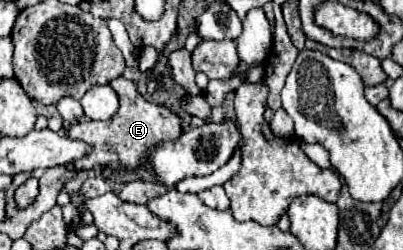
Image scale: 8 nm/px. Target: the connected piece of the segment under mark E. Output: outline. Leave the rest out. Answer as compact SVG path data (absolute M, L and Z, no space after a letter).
M115 78L111 82L111 88L119 94L119 112L105 122L79 122L71 128L67 128L69 138L75 140L83 140L89 142L93 146L93 154L89 154L89 158L83 158L81 162L75 162L77 170L91 170L95 166L103 166L103 168L141 168L141 160L147 158L149 150L155 148L161 142L167 140L177 140L183 134L181 128L181 120L177 114L169 112L163 106L157 104L149 104L139 92L137 86L127 80L127 78Z

